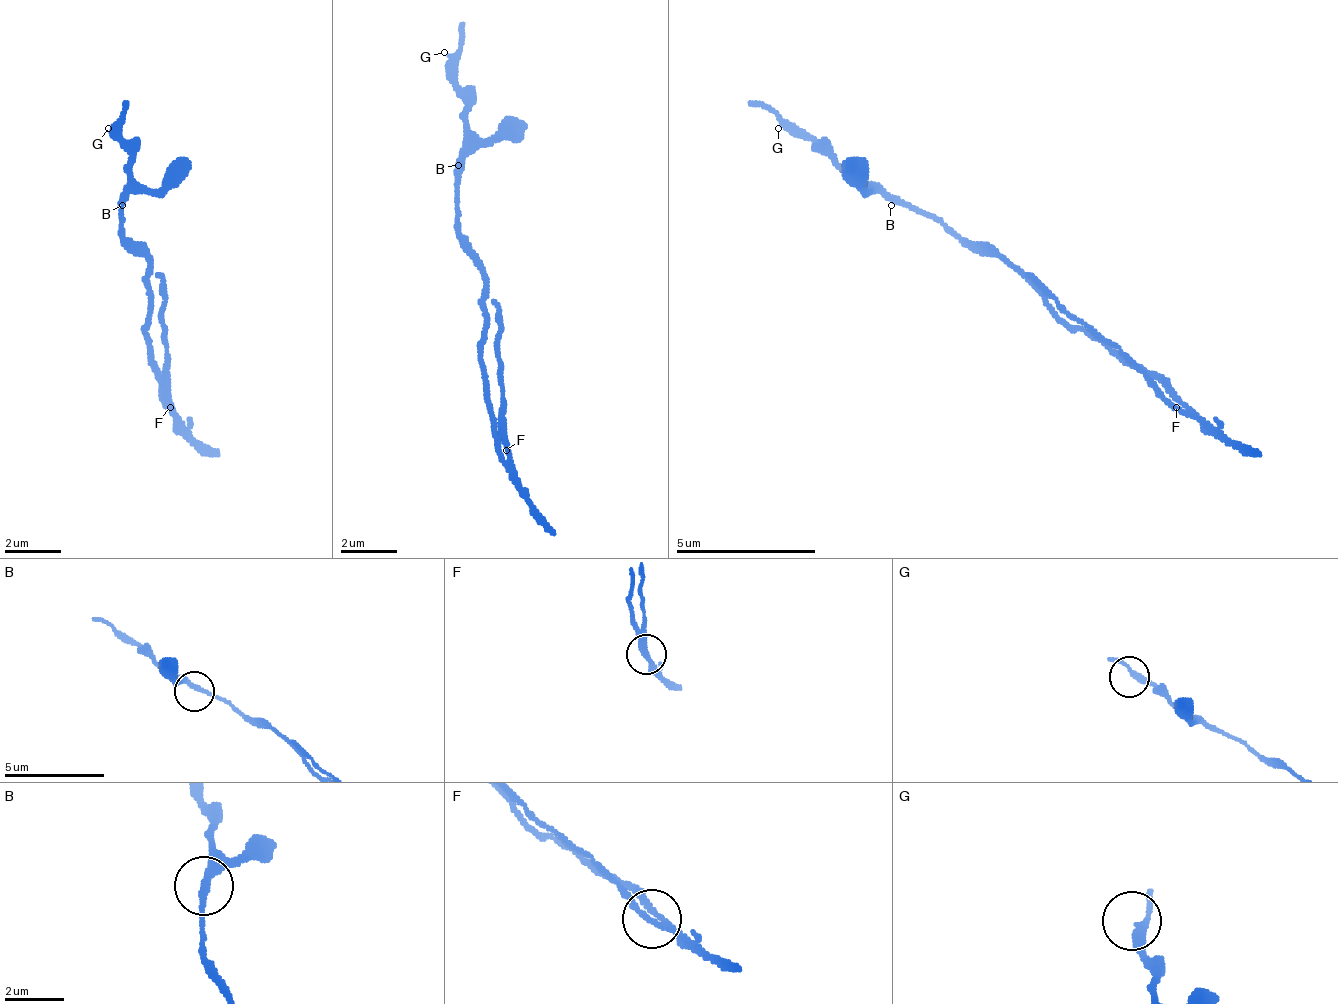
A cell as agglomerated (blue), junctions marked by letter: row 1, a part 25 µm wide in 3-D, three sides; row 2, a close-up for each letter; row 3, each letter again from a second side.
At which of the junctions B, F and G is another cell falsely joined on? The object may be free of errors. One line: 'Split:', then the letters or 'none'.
Split: F

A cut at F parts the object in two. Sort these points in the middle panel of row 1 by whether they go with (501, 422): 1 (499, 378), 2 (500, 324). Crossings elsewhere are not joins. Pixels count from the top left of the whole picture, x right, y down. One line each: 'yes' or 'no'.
1: yes
2: yes

